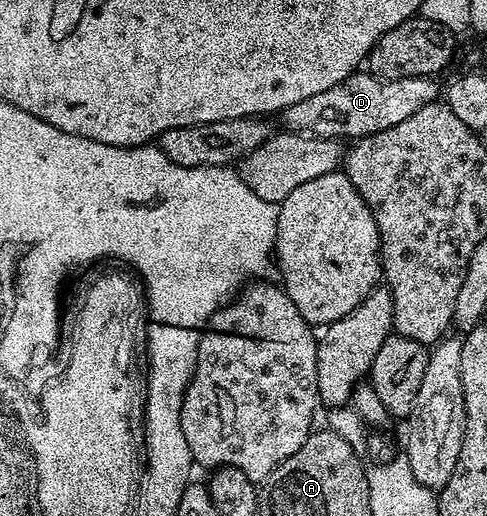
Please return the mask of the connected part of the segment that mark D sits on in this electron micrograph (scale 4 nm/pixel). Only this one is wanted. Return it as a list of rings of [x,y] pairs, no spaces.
[[[358,72],[353,74],[350,78],[344,78],[342,82],[339,84],[335,84],[335,88],[327,88],[327,92],[319,92],[319,96],[311,96],[307,100],[299,100],[299,104],[291,104],[290,106],[283,111],[283,118],[285,118],[285,122],[290,131],[293,132],[308,132],[310,134],[314,134],[316,138],[335,138],[338,140],[346,140],[345,138],[349,138],[348,140],[356,140],[359,138],[366,138],[368,134],[378,134],[379,132],[383,132],[387,128],[395,128],[395,124],[399,124],[403,120],[407,120],[407,116],[411,116],[415,112],[419,112],[419,108],[423,108],[427,104],[431,104],[432,102],[438,101],[439,98],[439,90],[437,94],[437,82],[438,79],[436,77],[431,78],[390,78],[388,80],[382,80],[372,73],[369,72]]]

